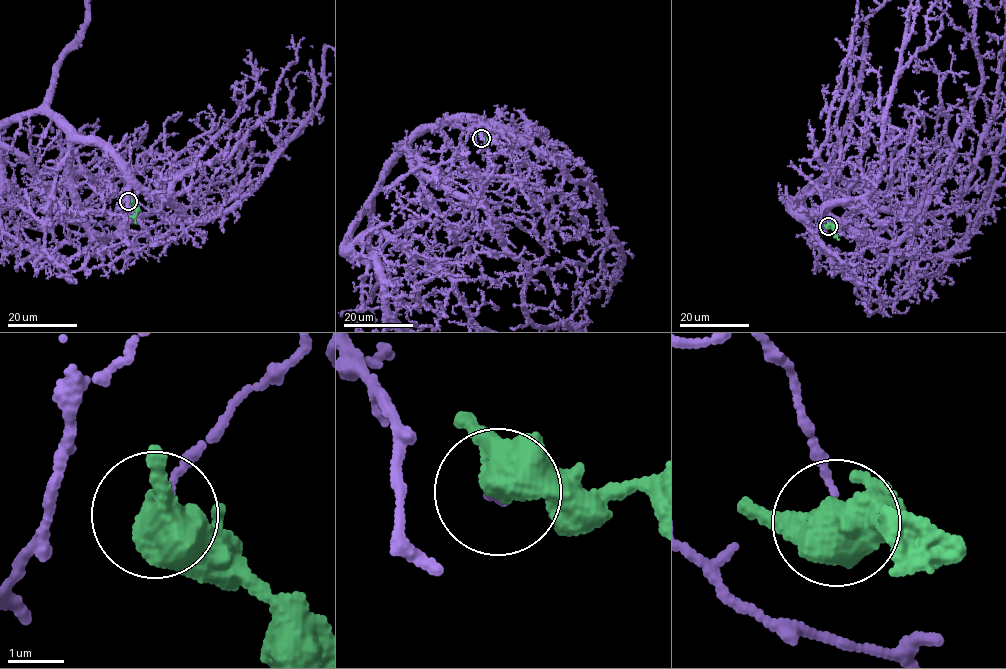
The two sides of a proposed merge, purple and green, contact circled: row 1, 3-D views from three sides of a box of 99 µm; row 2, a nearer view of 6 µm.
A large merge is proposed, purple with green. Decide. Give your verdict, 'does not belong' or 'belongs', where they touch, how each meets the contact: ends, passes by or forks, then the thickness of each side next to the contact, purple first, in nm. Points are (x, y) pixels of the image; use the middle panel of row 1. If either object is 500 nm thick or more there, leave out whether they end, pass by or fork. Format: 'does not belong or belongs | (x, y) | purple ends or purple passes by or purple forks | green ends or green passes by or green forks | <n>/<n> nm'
does not belong | (481, 138) | purple ends | green forks | 90/480 nm

